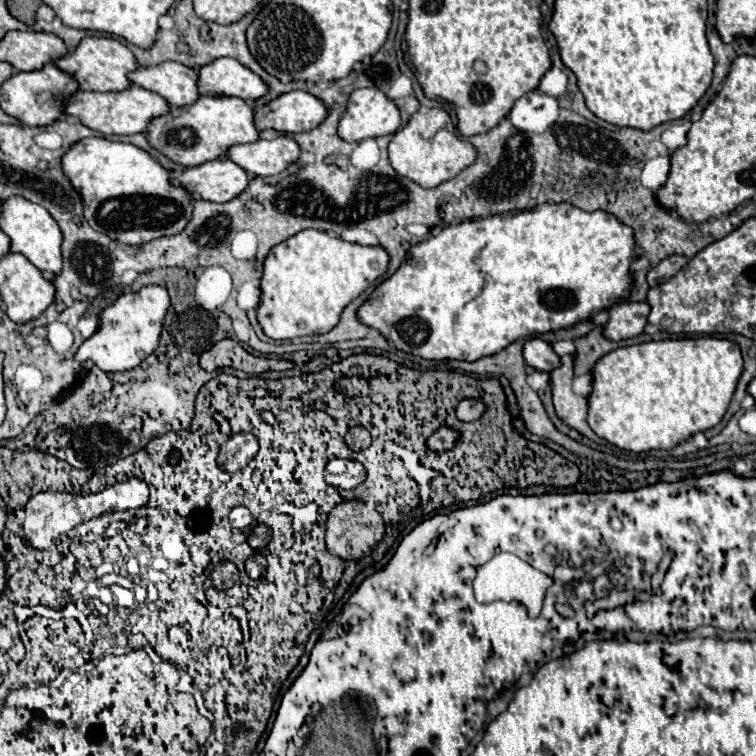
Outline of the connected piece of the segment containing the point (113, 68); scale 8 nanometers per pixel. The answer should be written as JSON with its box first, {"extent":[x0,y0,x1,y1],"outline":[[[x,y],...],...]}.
{"extent":[54,37,140,91],"outline":[[[86,37],[68,57],[56,61],[54,65],[70,73],[84,91],[124,91],[132,85],[128,73],[140,67],[134,53],[114,37]]]}

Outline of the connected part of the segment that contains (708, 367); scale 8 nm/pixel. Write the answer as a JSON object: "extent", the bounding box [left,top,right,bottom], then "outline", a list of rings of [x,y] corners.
{"extent":[588,337,742,451],"outline":[[[716,337],[666,339],[620,347],[604,355],[592,369],[594,389],[588,397],[588,425],[592,431],[626,451],[674,449],[698,431],[718,425],[732,401],[736,383],[742,375],[742,353],[734,341]]]}

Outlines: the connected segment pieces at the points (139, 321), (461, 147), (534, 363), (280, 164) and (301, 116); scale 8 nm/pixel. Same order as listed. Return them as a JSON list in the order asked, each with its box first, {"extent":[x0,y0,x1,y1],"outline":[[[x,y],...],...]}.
[{"extent":[76,285,170,373],"outline":[[[158,285],[142,287],[136,293],[126,293],[118,297],[116,303],[112,303],[100,313],[100,329],[80,345],[76,359],[92,361],[102,371],[116,373],[116,371],[134,369],[148,355],[152,355],[154,349],[158,347],[162,323],[168,313],[168,305],[170,305],[170,297],[168,297],[166,287],[158,287]]]},{"extent":[388,107,478,189],"outline":[[[426,107],[414,113],[410,123],[404,129],[394,133],[388,153],[396,173],[416,181],[424,189],[432,189],[456,177],[462,169],[472,165],[478,157],[476,147],[458,137],[454,123],[444,109],[426,109]]]},{"extent":[524,339,560,371],"outline":[[[530,339],[524,345],[524,359],[536,371],[554,371],[560,367],[560,357],[554,353],[552,345],[542,339]]]},{"extent":[228,135,298,177],"outline":[[[278,135],[276,139],[258,139],[246,145],[234,145],[228,151],[228,159],[256,177],[278,175],[298,157],[298,143],[286,135]]]},{"extent":[254,91,328,133],"outline":[[[290,91],[258,109],[254,119],[260,131],[276,129],[278,133],[304,133],[320,125],[324,117],[328,117],[328,107],[322,99],[308,91]]]}]

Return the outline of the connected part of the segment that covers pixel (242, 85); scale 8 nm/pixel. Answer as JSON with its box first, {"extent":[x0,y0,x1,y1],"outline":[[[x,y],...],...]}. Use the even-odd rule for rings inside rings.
{"extent":[200,57,268,99],"outline":[[[220,57],[200,71],[200,95],[226,95],[240,99],[260,99],[268,93],[268,83],[232,57]]]}

